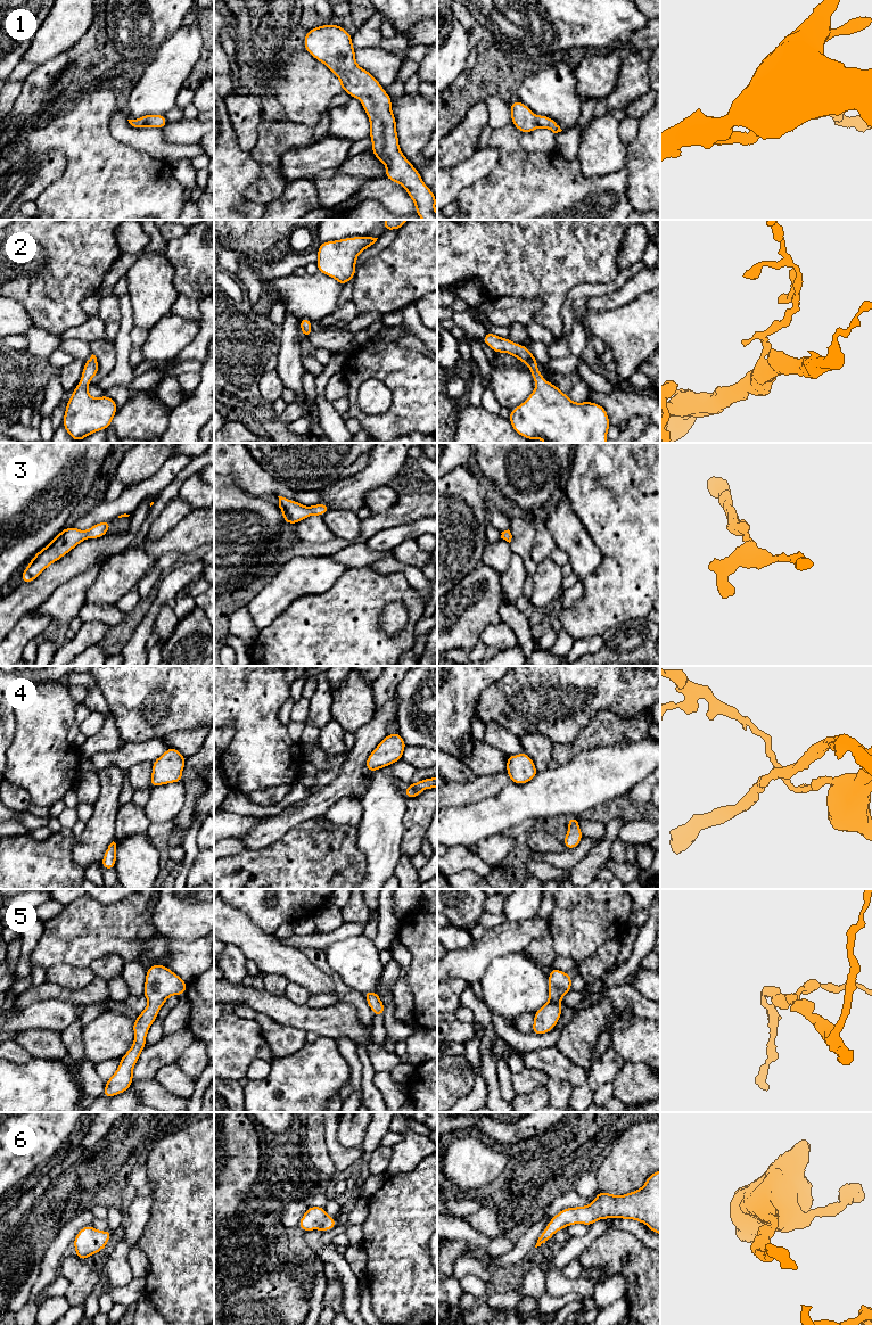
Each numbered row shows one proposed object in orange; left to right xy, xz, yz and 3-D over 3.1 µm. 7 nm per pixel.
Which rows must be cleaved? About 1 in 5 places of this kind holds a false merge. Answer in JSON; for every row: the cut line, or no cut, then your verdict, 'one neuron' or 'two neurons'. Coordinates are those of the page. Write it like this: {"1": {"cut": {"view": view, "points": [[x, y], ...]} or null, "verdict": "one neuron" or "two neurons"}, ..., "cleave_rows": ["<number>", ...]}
{"1": {"cut": null, "verdict": "one neuron"}, "2": {"cut": null, "verdict": "one neuron"}, "3": {"cut": null, "verdict": "one neuron"}, "4": {"cut": null, "verdict": "one neuron"}, "5": {"cut": null, "verdict": "one neuron"}, "6": {"cut": null, "verdict": "one neuron"}, "cleave_rows": []}

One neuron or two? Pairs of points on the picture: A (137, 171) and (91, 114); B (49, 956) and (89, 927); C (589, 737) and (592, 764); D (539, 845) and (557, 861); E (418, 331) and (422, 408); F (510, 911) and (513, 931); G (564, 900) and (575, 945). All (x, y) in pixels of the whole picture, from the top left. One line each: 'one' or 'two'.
A: one
B: one
C: two
D: two
E: two
F: two
G: one

